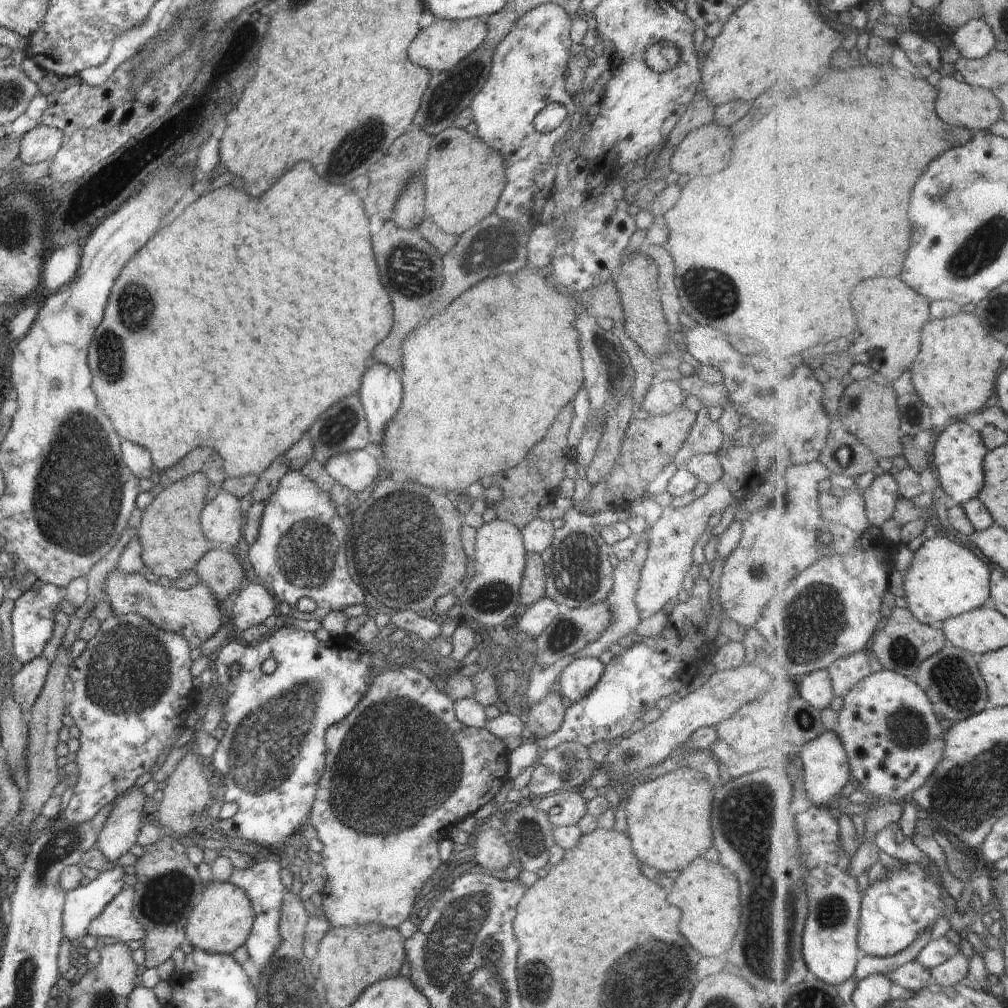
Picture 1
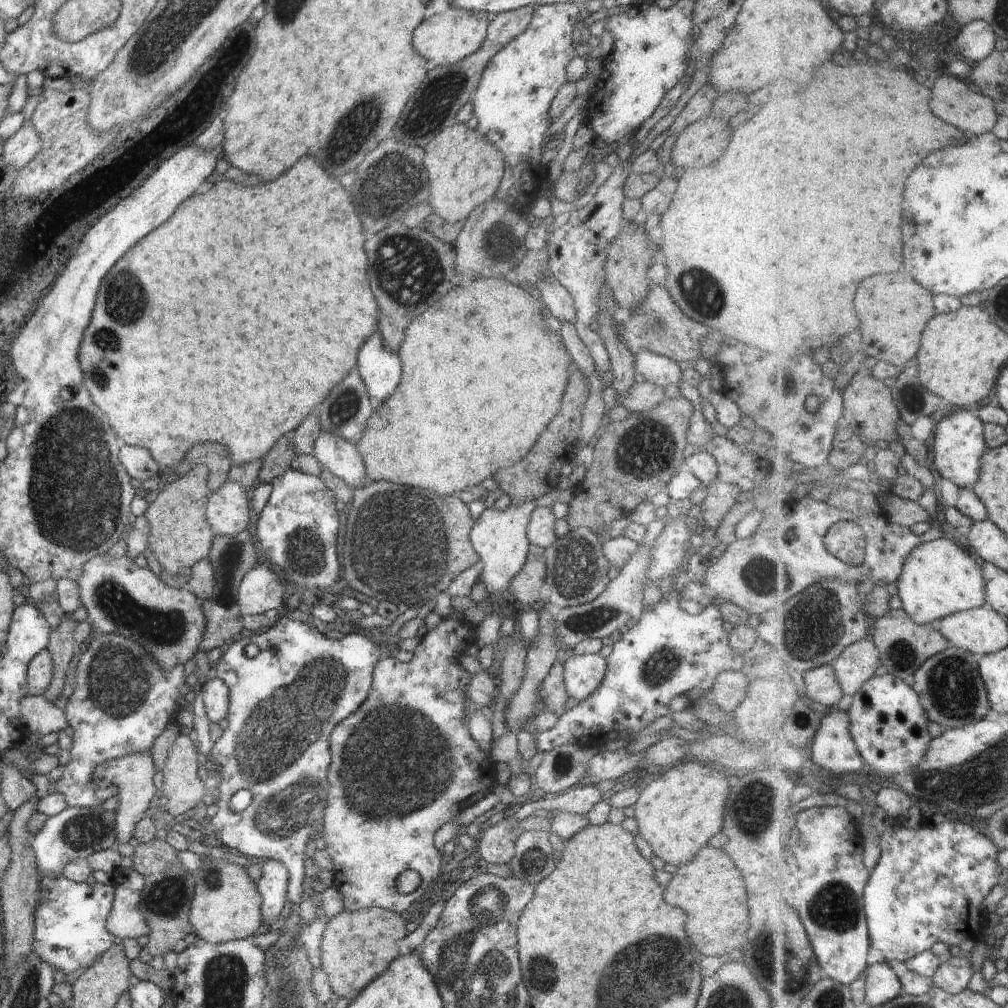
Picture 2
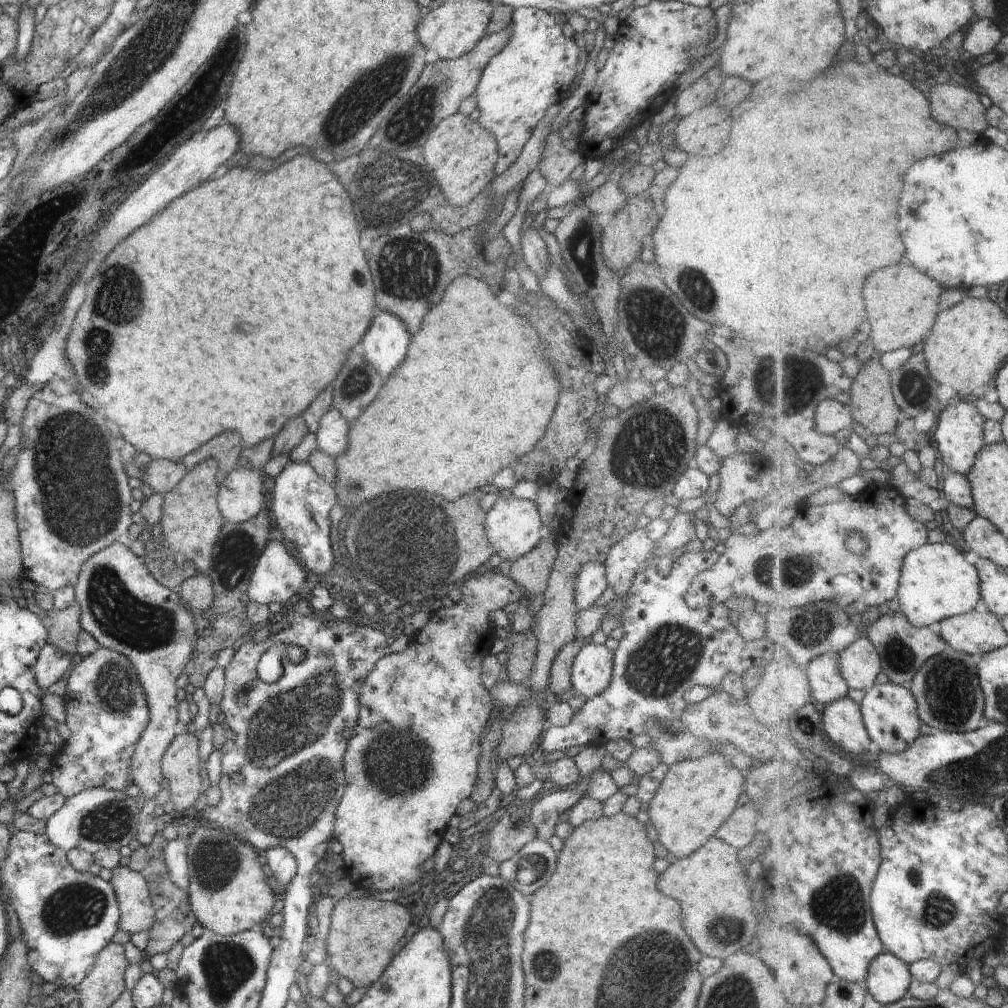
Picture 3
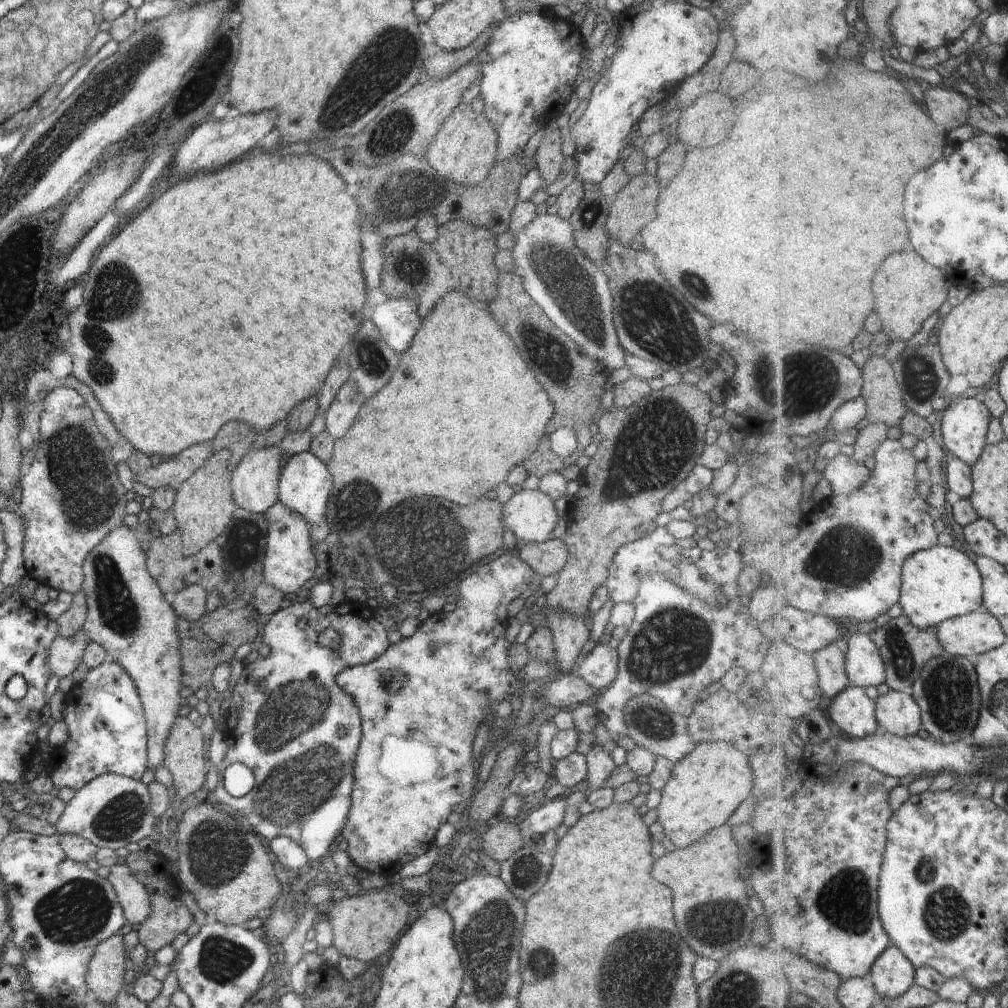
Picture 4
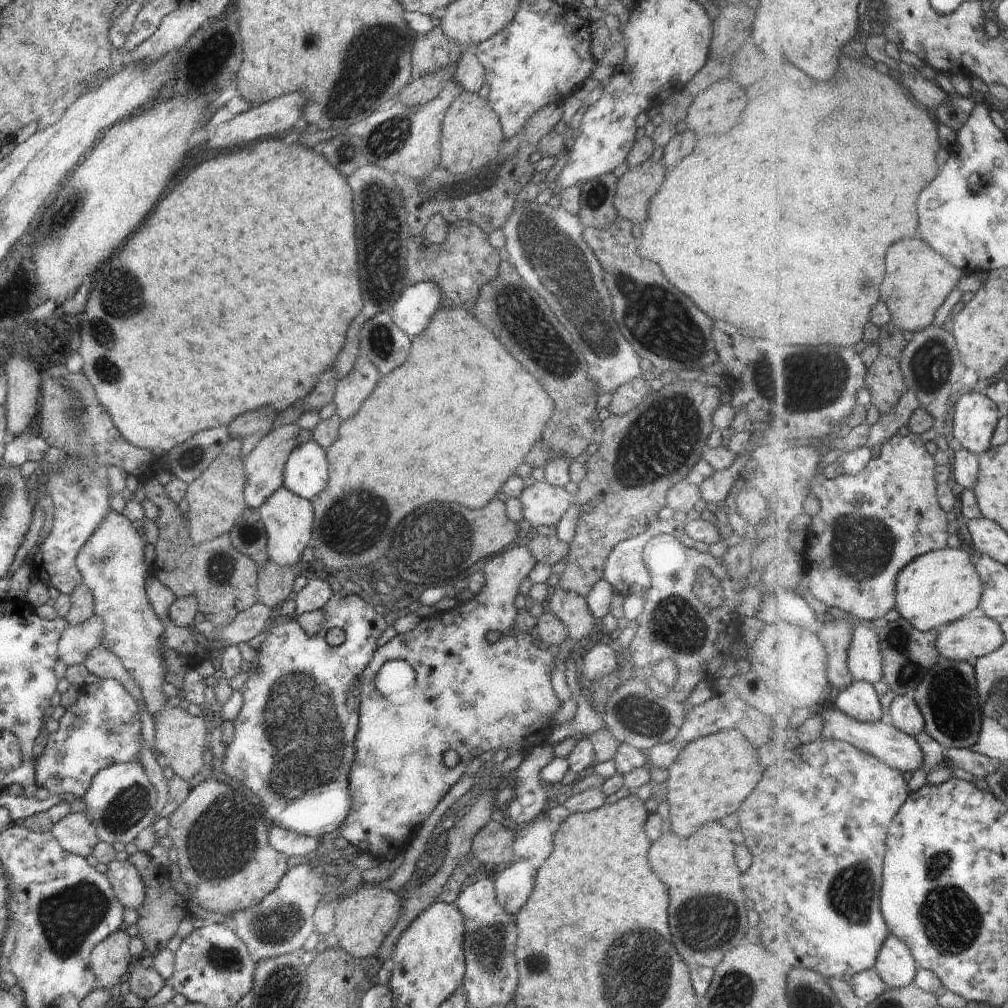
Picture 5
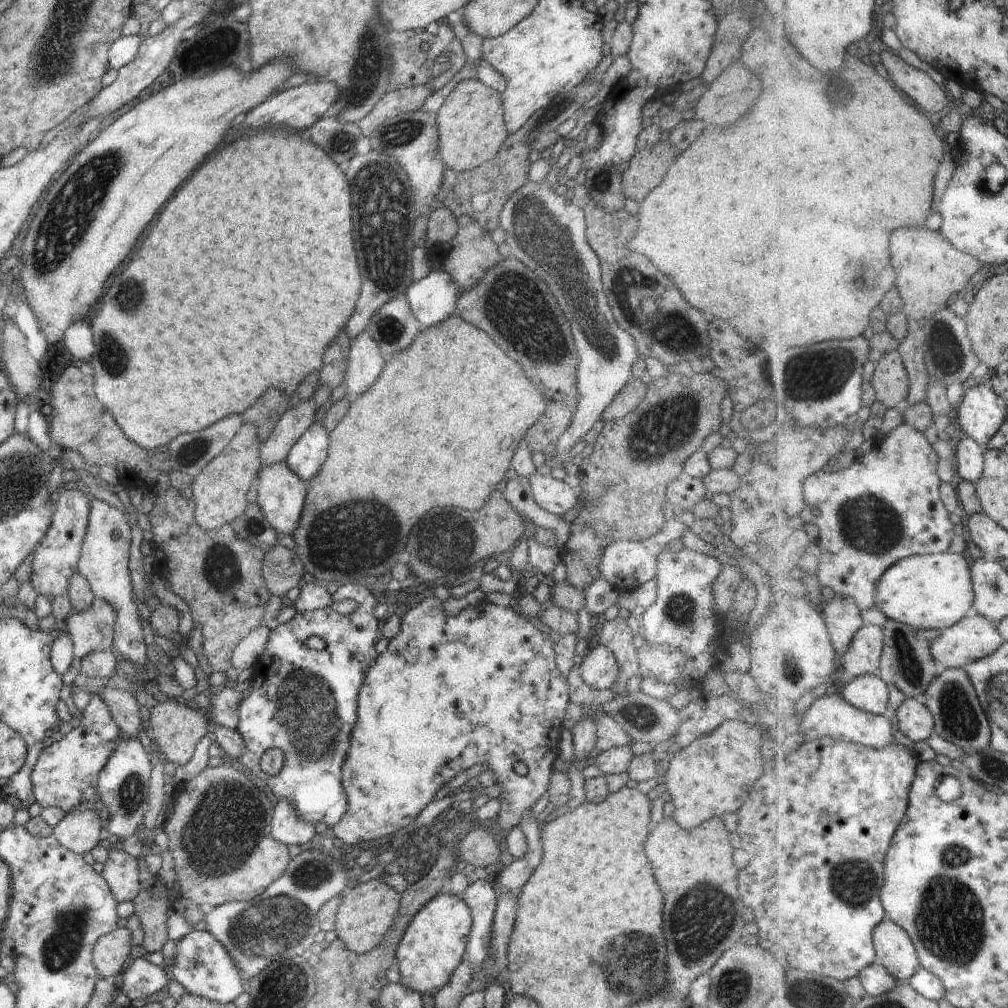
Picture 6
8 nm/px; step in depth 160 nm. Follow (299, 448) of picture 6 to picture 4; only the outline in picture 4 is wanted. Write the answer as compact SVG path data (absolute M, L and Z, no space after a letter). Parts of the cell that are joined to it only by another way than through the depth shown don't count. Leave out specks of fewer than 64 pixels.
M302 452L294 454L284 466L278 482L278 502L288 508L290 512L300 514L308 526L316 528L318 522L326 521L326 504L330 498L333 488L333 481L322 460L319 460L312 452Z

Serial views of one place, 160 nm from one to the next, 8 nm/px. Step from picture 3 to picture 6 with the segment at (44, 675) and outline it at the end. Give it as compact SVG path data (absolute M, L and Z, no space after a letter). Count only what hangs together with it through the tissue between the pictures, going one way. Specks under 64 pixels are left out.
M96 596L87 611L72 612L66 619L66 633L72 639L76 658L84 658L94 651L113 650L116 619L117 614L112 606Z

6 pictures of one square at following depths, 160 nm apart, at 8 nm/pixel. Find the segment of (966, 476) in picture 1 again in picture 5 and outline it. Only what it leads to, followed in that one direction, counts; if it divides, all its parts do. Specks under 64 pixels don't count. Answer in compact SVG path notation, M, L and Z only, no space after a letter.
M981 387L969 389L956 405L953 434L963 449L980 456L993 447L1001 418L1000 408Z

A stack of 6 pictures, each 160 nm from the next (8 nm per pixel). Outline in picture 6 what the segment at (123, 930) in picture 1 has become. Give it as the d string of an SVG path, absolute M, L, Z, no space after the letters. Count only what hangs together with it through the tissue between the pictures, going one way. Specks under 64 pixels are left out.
M110 849L101 875L106 879L116 902L134 901L142 888L139 860L123 850Z

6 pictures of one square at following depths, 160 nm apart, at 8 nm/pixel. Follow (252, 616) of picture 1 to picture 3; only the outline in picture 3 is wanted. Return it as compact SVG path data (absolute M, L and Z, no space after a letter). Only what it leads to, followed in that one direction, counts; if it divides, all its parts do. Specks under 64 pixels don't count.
M277 535L270 537L263 554L258 558L254 573L249 579L246 596L248 600L260 606L279 602L285 605L292 596L301 594L301 588L306 582L306 571L300 568L300 562L294 558L292 551Z

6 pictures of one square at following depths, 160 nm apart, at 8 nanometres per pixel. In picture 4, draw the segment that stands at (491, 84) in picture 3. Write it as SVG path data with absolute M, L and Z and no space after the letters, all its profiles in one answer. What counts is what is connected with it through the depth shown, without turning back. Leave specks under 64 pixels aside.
M536 11L516 12L499 18L498 26L492 30L490 42L479 59L482 64L480 97L485 103L482 114L496 132L498 160L522 155L530 138L548 121L563 113L567 100L575 90L574 82L582 74L584 39L576 28L569 30L559 21Z

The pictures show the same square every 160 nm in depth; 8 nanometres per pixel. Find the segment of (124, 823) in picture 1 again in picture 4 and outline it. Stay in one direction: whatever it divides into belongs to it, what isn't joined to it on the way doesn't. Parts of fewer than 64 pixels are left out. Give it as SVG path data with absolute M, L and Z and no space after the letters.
M118 526L96 546L82 566L81 592L87 600L83 629L89 641L104 648L120 664L136 686L147 722L147 769L163 766L166 738L182 707L182 652L179 621L182 621L160 586L146 568L146 556L133 529Z

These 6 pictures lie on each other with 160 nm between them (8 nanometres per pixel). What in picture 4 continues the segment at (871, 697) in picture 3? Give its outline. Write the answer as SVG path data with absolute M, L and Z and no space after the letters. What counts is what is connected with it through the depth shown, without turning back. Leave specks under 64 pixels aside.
M891 690L876 700L879 725L896 736L914 736L923 730L923 711L915 697Z

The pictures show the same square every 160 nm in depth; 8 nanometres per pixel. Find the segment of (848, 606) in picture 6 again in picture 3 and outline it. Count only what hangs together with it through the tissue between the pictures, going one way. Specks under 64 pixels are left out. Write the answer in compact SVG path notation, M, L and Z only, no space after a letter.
M838 652L816 658L806 672L814 701L828 706L848 696L851 688L842 674L841 654Z

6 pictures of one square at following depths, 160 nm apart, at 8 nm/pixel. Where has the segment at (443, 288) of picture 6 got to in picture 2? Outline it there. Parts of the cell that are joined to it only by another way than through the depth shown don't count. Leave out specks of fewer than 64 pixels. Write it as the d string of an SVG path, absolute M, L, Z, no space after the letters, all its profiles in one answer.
M378 330L360 347L356 371L374 405L387 401L399 385L403 366L400 353L389 349Z

